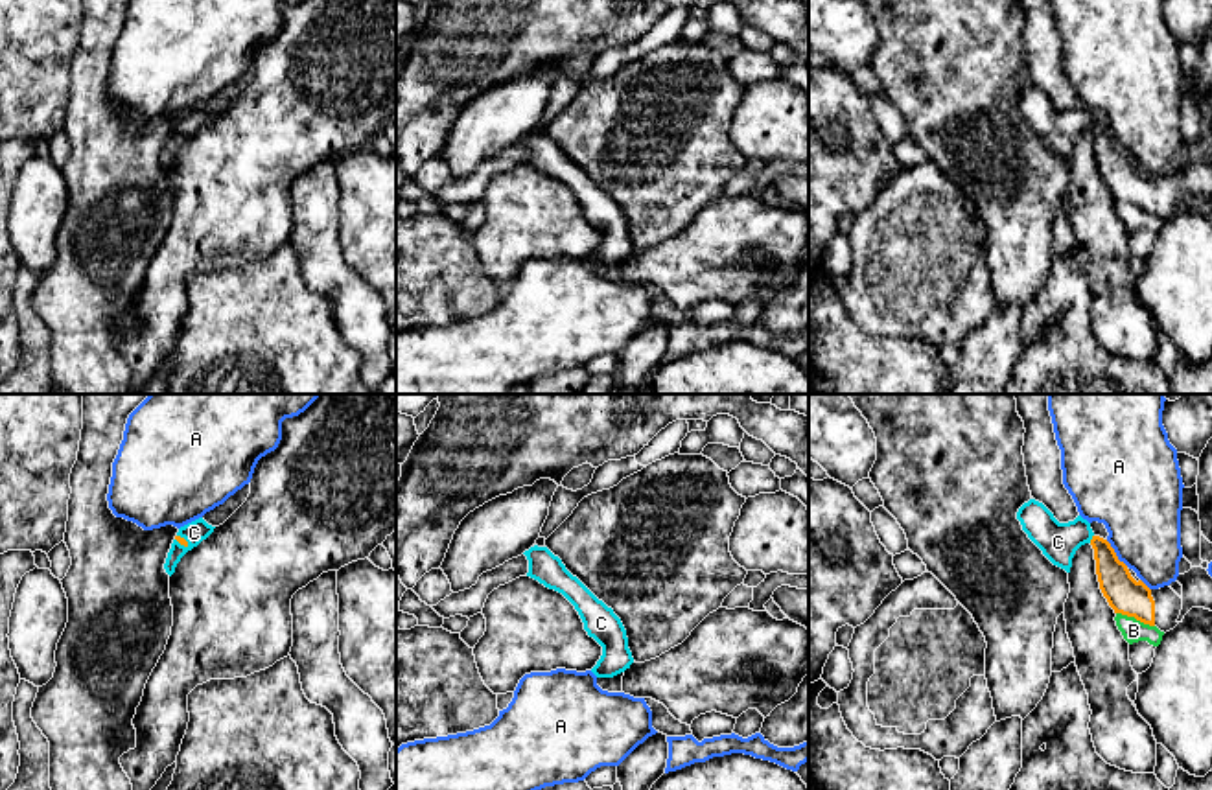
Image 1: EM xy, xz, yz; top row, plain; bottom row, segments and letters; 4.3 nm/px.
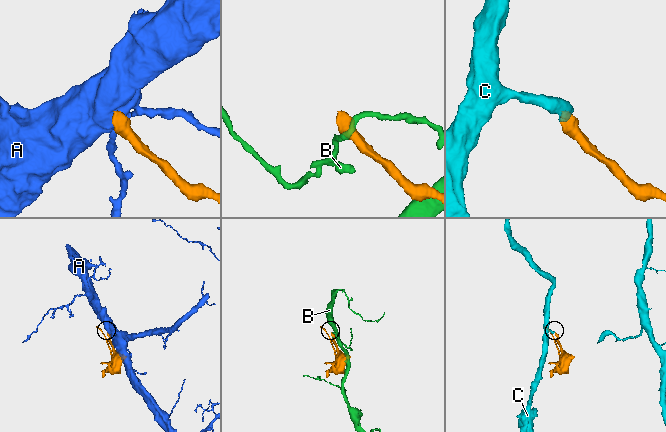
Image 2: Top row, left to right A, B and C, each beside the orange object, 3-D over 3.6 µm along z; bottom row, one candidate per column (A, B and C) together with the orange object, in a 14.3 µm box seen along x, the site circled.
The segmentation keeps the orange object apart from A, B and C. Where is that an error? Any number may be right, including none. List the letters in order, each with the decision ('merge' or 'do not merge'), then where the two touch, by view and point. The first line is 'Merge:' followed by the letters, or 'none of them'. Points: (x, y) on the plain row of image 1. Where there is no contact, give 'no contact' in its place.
Merge: C
A: do not merge; meets orange in yz at (1115, 142)
B: do not merge; meets orange in yz at (1135, 205)
C: merge; meets orange in yz at (1093, 126)

